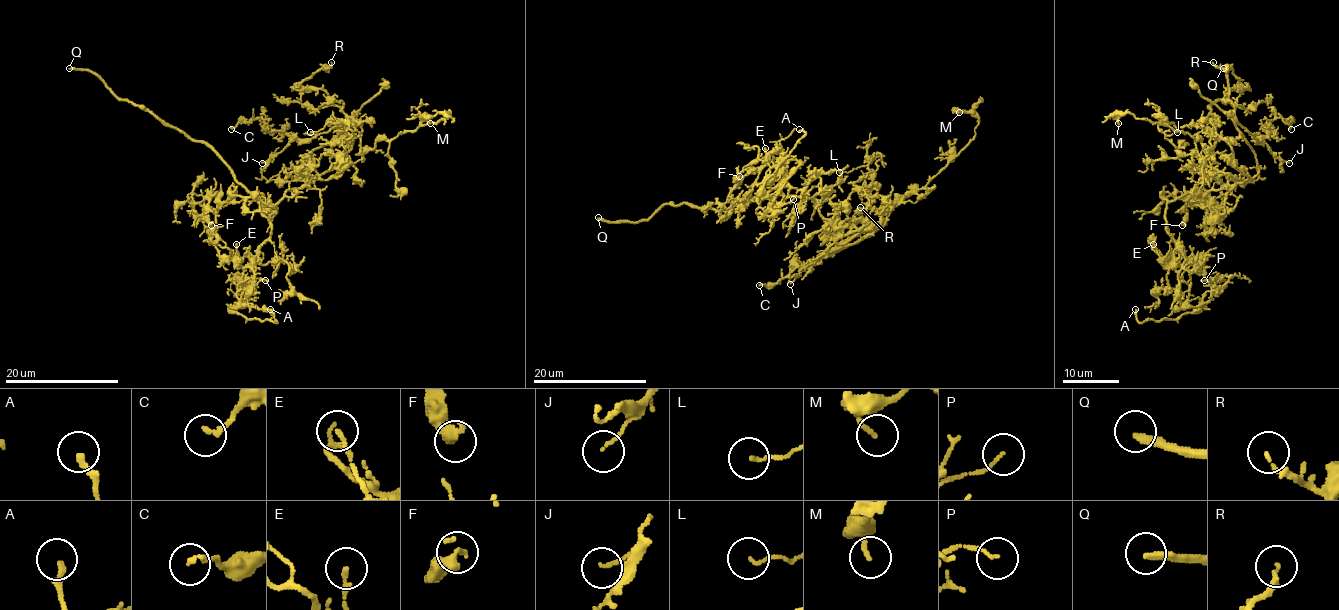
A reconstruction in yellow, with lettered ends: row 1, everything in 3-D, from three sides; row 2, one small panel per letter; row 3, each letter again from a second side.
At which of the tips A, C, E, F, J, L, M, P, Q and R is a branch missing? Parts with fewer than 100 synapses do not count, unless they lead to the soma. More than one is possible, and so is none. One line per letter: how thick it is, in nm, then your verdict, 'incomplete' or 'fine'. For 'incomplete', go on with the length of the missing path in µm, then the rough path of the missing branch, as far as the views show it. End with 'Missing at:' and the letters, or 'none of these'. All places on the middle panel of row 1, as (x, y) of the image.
A: 200 nm thick; fine
C: 180 nm thick; fine
E: 170 nm thick; fine
F: 240 nm thick; fine
J: 110 nm thick; fine
L: 100 nm thick; fine
M: 160 nm thick; fine
P: 110 nm thick; fine
Q: 280 nm thick; incomplete; about 170 µm are missing
R: 140 nm thick; fine
Missing at: Q

